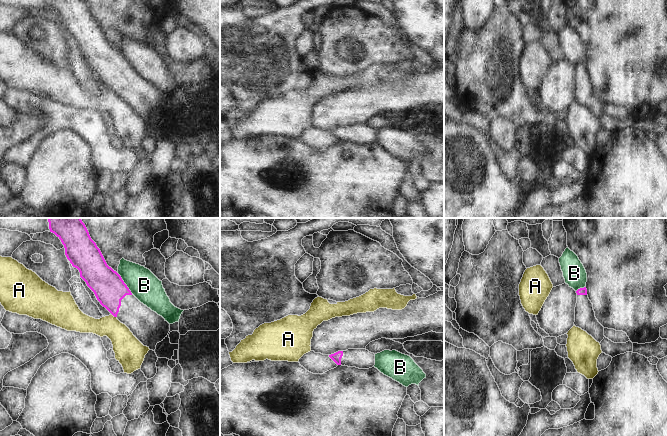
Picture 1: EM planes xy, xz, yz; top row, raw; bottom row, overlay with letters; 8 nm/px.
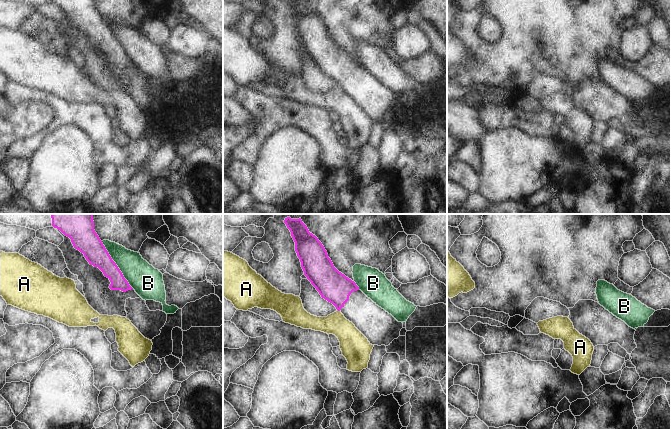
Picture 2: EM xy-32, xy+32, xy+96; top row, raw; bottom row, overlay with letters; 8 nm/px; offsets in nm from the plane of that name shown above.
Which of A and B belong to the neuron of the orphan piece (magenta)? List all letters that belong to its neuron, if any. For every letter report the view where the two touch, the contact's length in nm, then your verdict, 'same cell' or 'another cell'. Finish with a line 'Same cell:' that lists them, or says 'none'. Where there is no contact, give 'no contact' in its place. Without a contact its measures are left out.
A: xy | 50 nm | another cell
B: xy | 200 nm | another cell
Same cell: none

